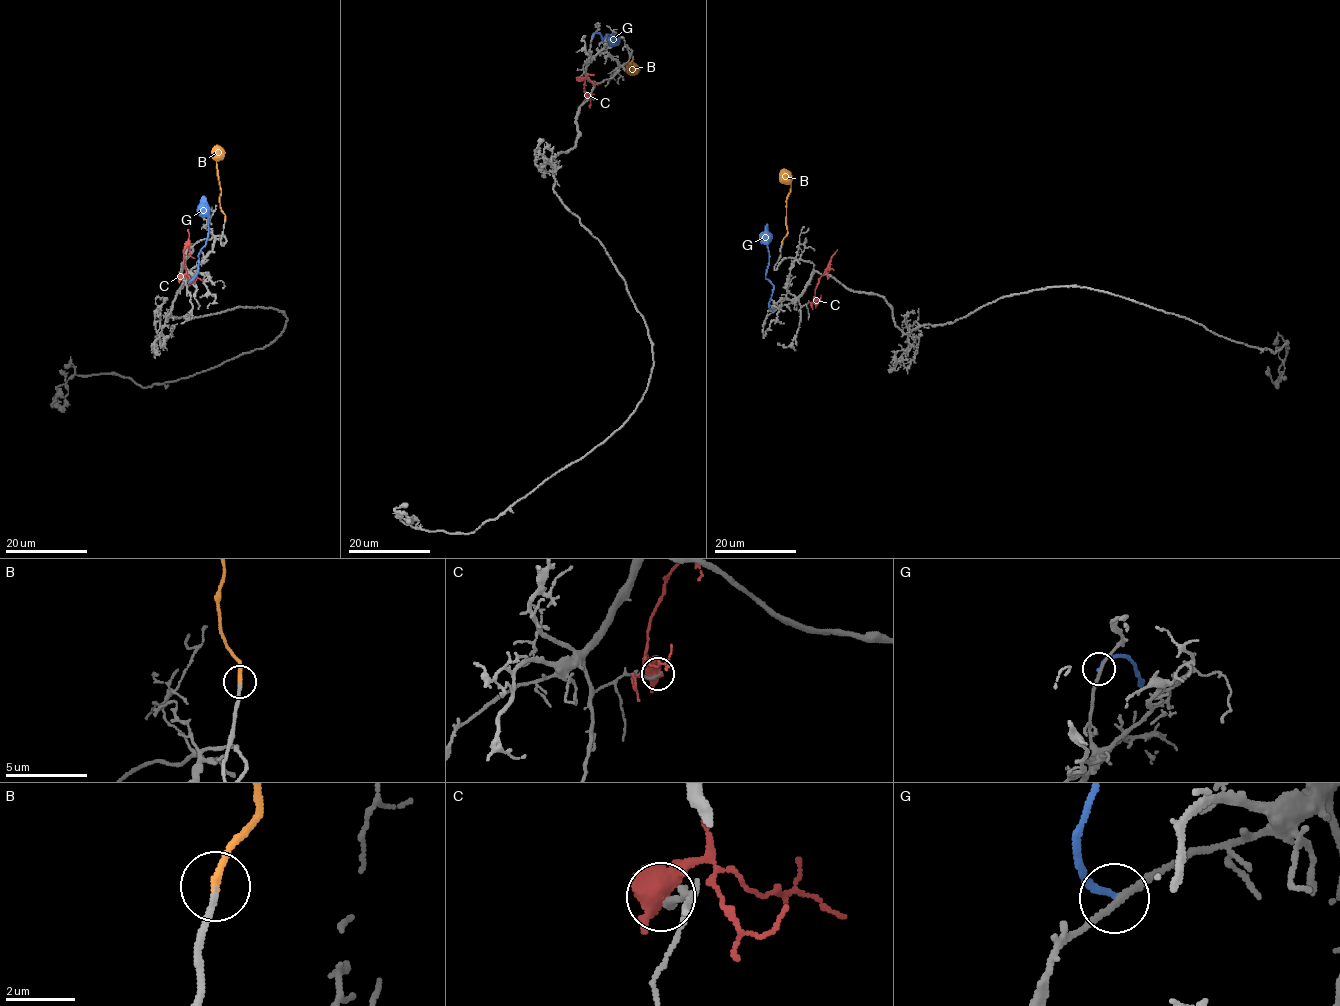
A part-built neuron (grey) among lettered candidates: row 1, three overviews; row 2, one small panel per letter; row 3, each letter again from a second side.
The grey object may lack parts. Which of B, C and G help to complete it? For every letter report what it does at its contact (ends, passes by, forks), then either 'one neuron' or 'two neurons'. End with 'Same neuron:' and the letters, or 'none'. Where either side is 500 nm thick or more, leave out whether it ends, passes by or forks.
B: it ends; one neuron
C: two neurons
G: it ends; two neurons
Same neuron: B

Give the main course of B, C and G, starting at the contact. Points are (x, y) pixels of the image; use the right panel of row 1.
B: (782, 242), (787, 232), (786, 200), (791, 182), (788, 175), (780, 171)
C: (817, 302), (814, 296), (818, 278), (837, 249)
G: (773, 311), (769, 303), (773, 285), (766, 277), (769, 262), (767, 224)

